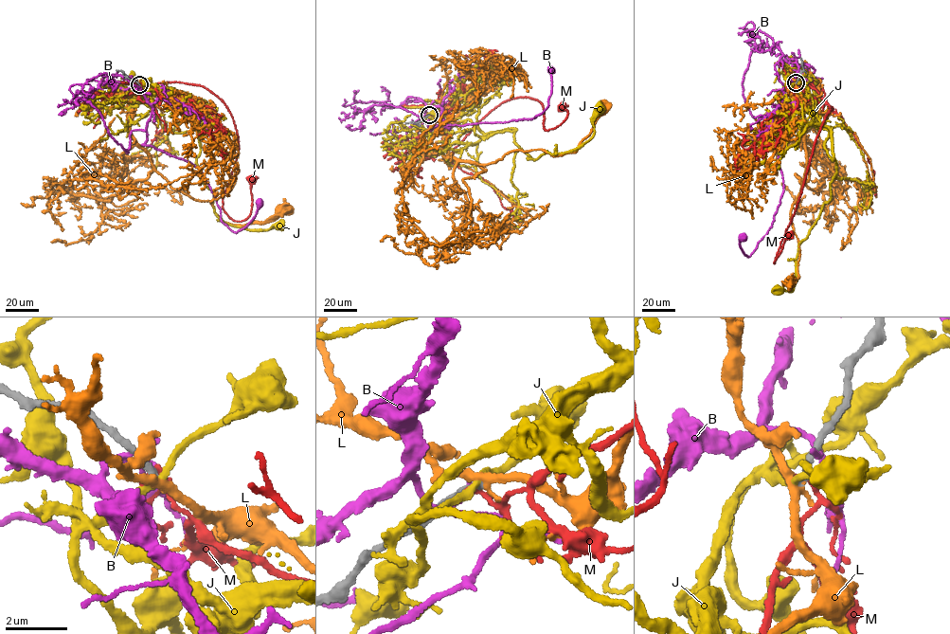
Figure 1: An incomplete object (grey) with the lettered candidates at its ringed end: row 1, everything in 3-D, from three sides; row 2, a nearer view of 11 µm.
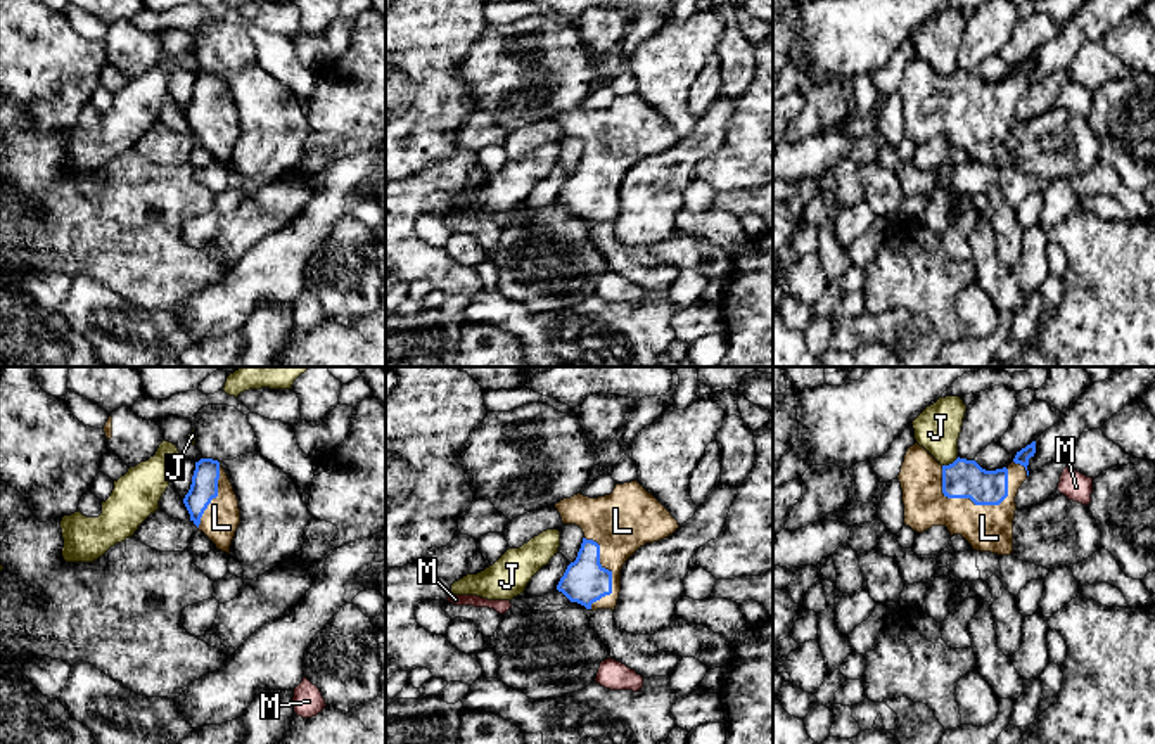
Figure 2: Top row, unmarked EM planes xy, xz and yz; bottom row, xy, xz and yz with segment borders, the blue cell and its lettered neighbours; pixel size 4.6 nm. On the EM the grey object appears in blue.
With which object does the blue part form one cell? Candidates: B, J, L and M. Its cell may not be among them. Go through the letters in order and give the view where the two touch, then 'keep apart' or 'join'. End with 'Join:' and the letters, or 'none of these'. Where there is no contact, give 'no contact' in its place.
B: no contact | keep apart
J: yz | keep apart
L: yz | join
M: no contact | keep apart
Join: L

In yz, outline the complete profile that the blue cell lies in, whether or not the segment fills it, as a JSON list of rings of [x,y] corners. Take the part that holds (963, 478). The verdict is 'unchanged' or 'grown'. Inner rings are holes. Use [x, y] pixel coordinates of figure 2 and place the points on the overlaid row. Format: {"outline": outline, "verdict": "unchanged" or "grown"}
{"outline": [[[1036,441],[1017,452],[1008,467],[986,471],[975,460],[941,465],[923,446],[908,448],[897,476],[904,524],[916,533],[946,526],[973,550],[998,555],[1013,552],[1015,497],[1027,479]]], "verdict": "grown"}

